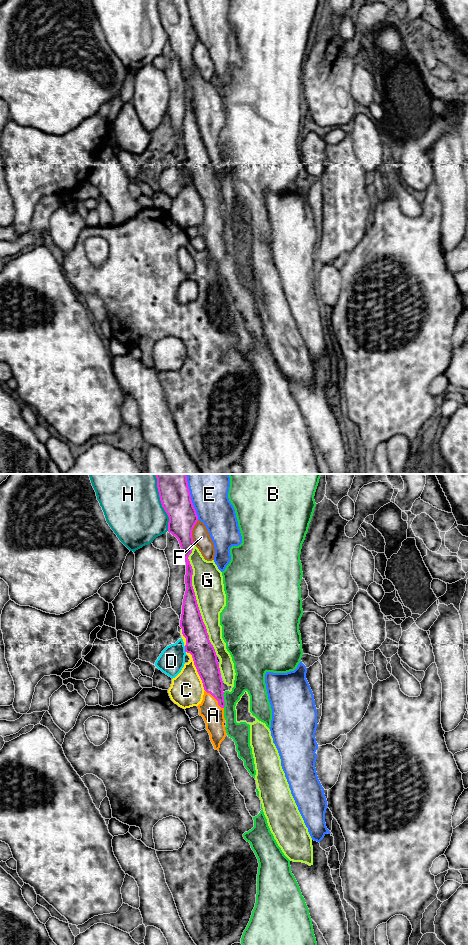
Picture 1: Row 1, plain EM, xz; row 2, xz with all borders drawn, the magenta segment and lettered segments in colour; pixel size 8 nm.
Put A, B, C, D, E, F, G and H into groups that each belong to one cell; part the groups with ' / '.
A / B / C / D / E G / F / H

